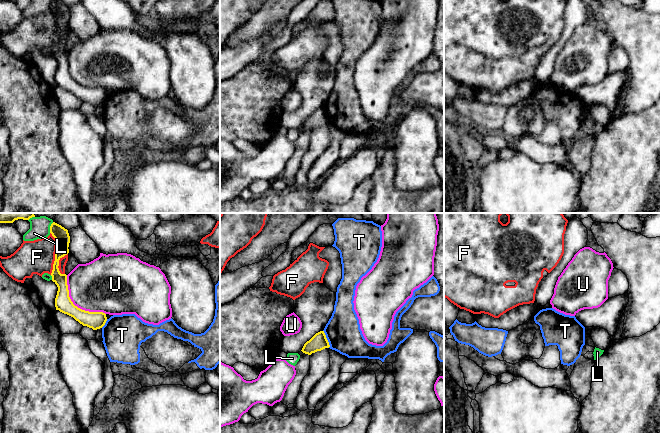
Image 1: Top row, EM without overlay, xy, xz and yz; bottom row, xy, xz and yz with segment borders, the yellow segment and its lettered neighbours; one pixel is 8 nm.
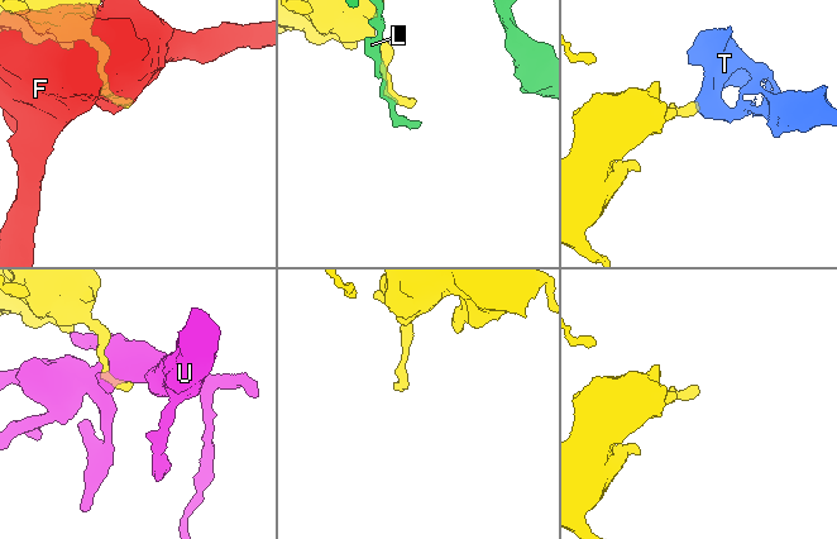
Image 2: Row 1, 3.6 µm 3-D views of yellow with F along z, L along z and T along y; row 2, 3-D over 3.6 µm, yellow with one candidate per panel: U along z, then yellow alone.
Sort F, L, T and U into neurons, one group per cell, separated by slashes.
F / L / T / U

